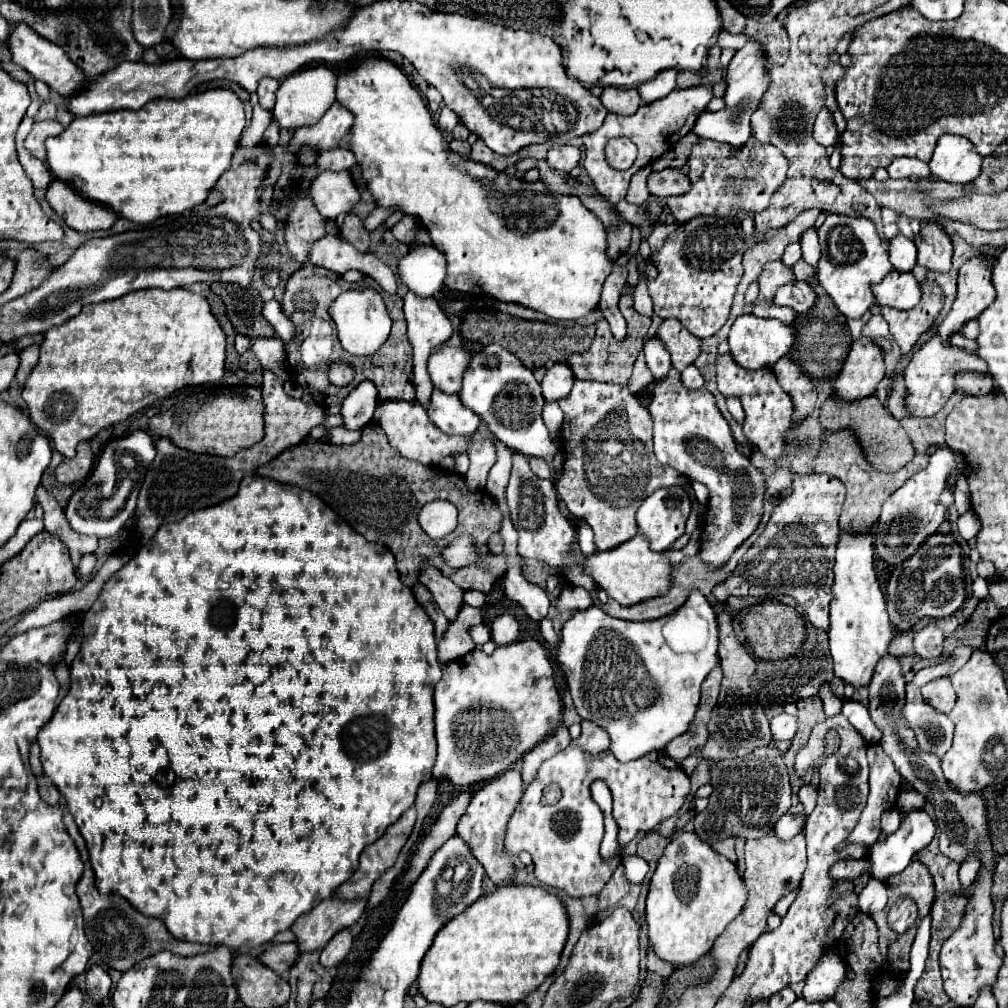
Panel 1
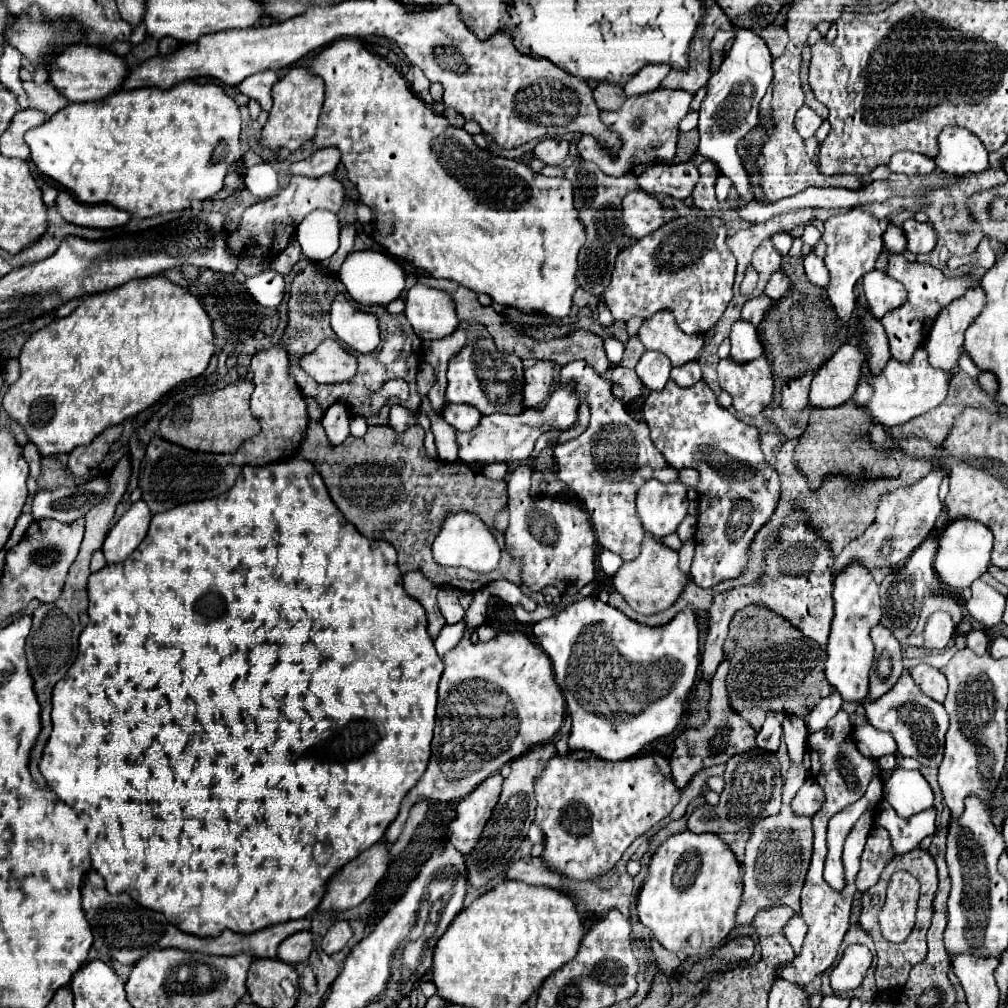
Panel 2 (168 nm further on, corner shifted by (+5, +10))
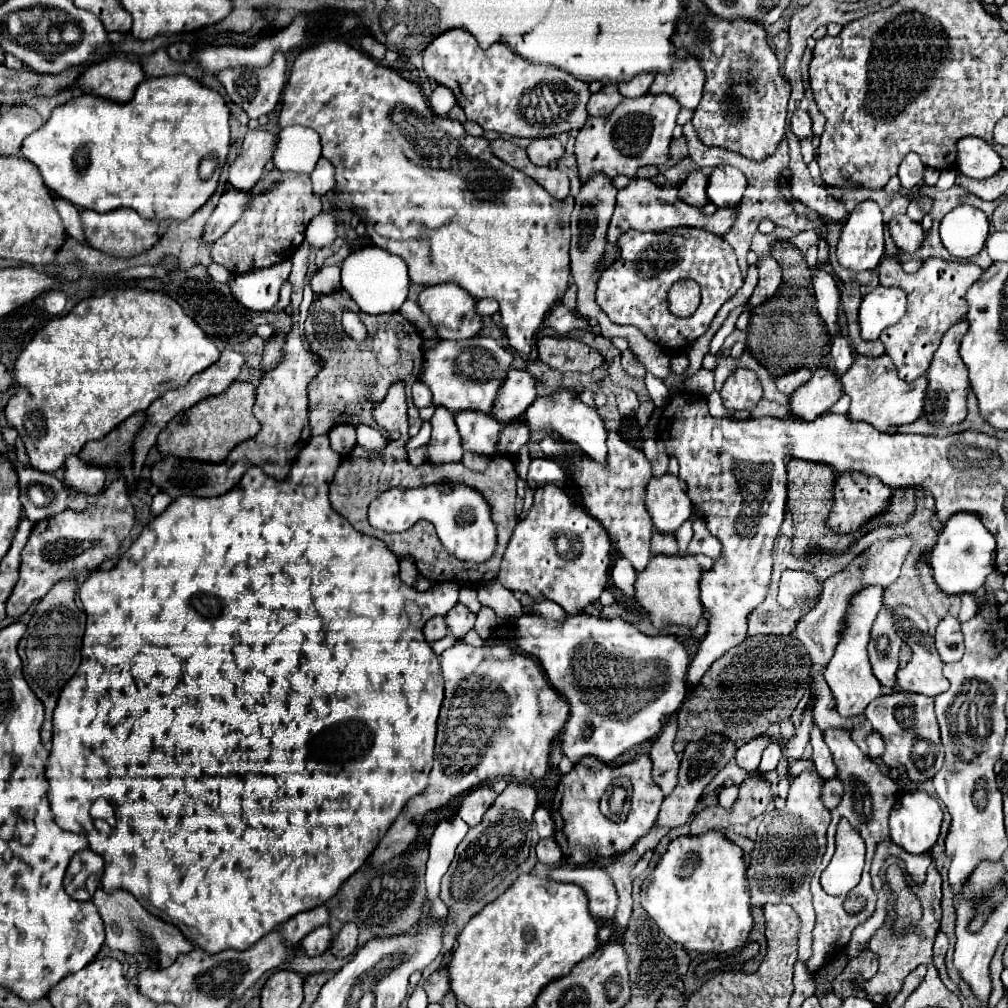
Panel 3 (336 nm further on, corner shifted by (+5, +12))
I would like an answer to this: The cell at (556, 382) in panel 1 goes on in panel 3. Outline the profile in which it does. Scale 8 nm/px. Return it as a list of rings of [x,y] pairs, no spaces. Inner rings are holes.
[[[509,370],[505,378],[505,386],[501,386],[501,394],[497,394],[497,402],[493,402],[491,416],[497,422],[507,424],[519,418],[535,400],[535,382],[525,370]]]

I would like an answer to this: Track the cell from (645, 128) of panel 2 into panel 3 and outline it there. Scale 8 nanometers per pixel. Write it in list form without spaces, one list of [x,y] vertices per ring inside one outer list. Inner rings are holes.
[[[645,94],[639,98],[625,98],[609,116],[593,118],[589,116],[585,126],[577,134],[575,156],[579,180],[585,184],[595,174],[615,178],[619,174],[633,178],[637,170],[647,164],[663,164],[669,160],[671,132],[675,128],[675,118],[679,114],[679,102],[667,94]]]

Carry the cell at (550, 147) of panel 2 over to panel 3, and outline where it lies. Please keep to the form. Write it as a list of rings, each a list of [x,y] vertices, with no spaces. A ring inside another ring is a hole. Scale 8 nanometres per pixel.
[[[535,138],[527,146],[527,156],[535,166],[549,166],[563,156],[563,146],[557,138]]]

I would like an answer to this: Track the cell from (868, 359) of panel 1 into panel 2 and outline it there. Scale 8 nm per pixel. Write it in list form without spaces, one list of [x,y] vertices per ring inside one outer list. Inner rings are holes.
[[[843,344],[839,352],[815,374],[809,404],[819,408],[841,406],[853,398],[867,356],[857,344]]]

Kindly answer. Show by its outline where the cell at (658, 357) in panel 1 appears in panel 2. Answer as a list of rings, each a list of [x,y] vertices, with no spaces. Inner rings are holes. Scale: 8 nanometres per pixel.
[[[645,352],[635,366],[635,372],[641,378],[641,382],[645,384],[645,388],[659,390],[667,384],[671,368],[673,366],[669,364],[669,360],[665,356],[661,356],[659,352]]]

